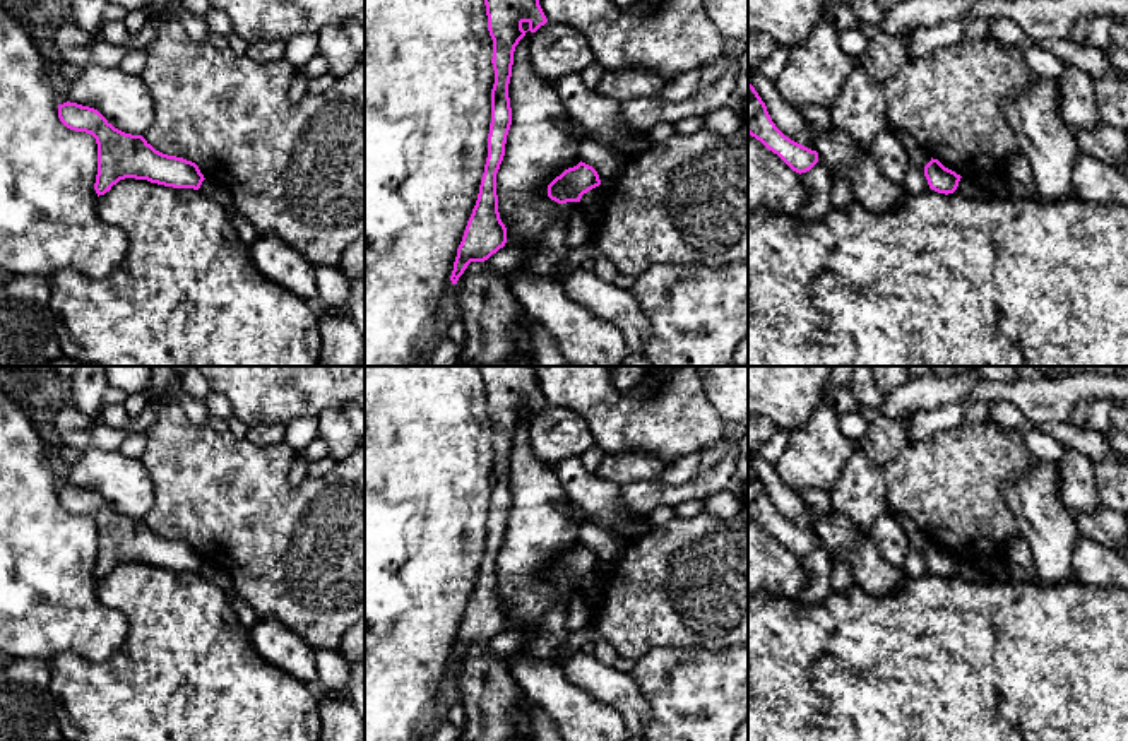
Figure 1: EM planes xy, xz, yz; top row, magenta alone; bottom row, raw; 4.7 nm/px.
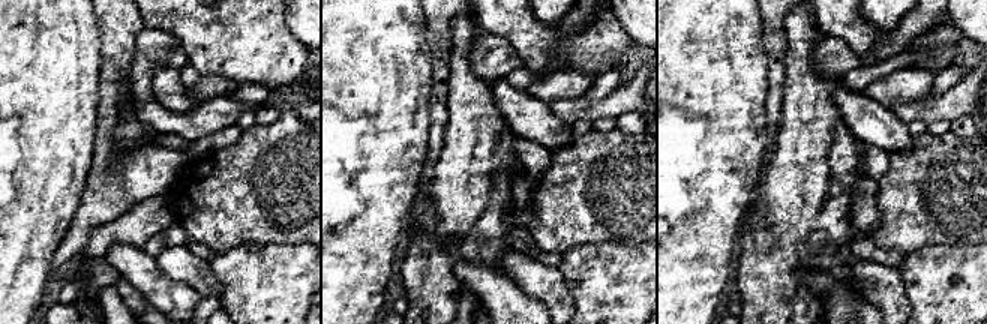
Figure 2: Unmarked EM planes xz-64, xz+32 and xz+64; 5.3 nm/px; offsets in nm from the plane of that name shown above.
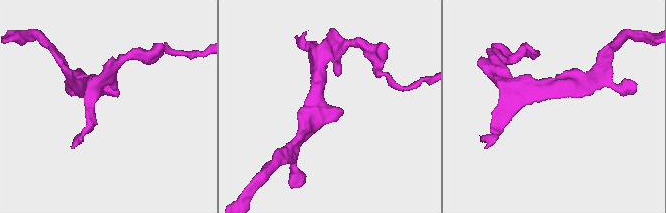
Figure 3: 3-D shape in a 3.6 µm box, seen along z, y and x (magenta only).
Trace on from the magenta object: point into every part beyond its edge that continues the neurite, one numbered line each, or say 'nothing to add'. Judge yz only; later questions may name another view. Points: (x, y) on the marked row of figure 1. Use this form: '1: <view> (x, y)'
nothing to add

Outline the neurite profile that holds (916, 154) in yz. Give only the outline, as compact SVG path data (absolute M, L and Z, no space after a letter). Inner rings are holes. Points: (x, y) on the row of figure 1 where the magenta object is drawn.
M893 127L890 128L900 139L912 164L924 168L931 161L931 157L914 142L907 132Z

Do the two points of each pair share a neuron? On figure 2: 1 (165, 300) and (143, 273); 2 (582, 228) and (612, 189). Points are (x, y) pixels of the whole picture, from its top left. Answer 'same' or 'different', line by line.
1: same
2: same

